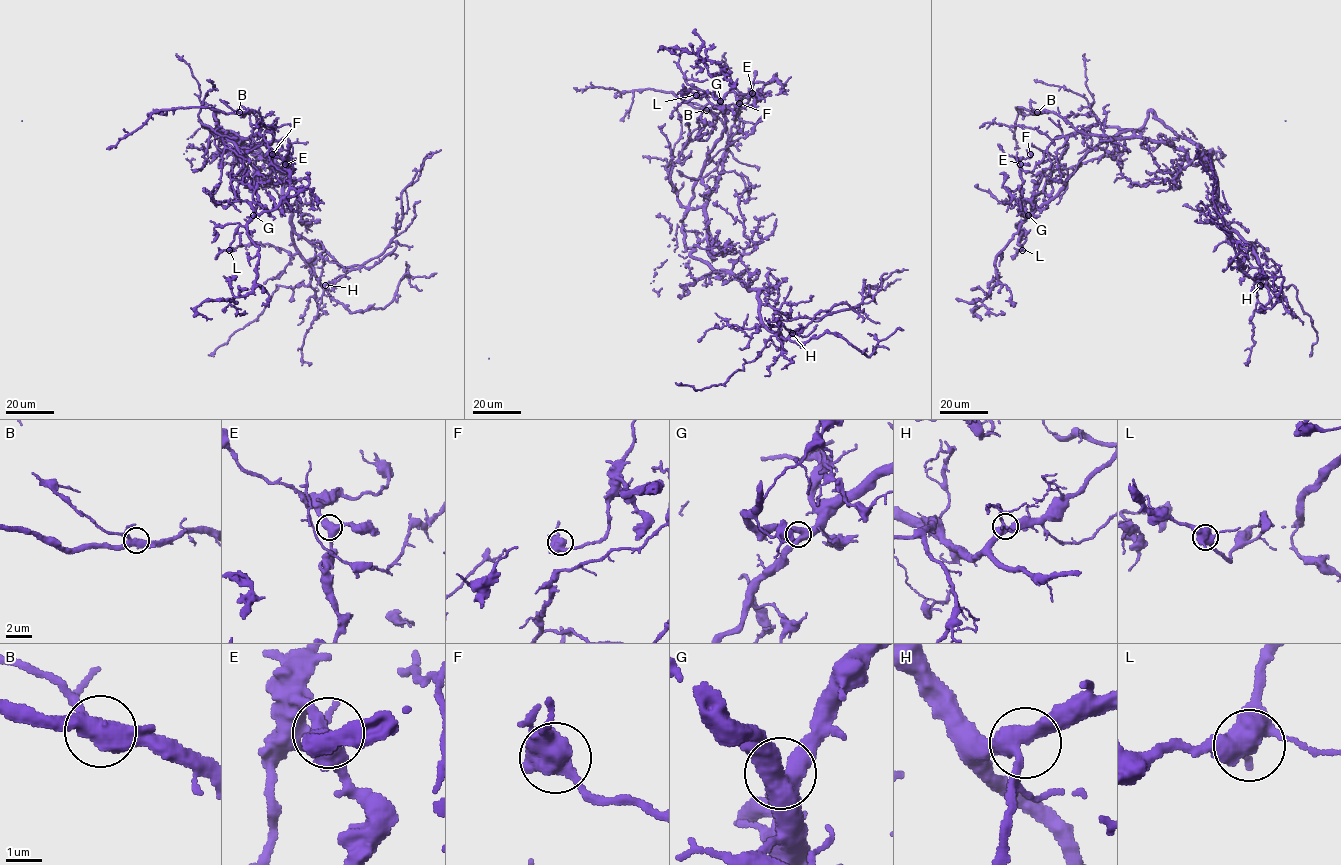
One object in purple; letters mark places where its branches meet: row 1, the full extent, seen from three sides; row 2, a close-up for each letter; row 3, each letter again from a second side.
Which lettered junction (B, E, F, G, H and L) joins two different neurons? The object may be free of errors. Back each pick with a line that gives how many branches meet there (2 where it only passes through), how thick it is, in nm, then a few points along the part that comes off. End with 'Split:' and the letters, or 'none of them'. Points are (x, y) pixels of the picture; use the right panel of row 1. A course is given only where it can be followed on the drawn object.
Split: none of them

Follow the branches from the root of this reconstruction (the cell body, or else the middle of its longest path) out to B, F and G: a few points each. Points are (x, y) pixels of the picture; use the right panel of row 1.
B: (1177, 134), (1151, 110), (1141, 127), (1130, 137), (1122, 138), (1088, 135), (1053, 112), (1037, 112)
F: (1177, 134), (1150, 110), (1141, 127), (1097, 144), (1054, 196), (1031, 214), (1021, 214), (1019, 161), (1030, 154)
G: (1177, 134), (1150, 110), (1140, 128), (1129, 129), (1097, 144), (1080, 160), (1064, 186), (1028, 215)

